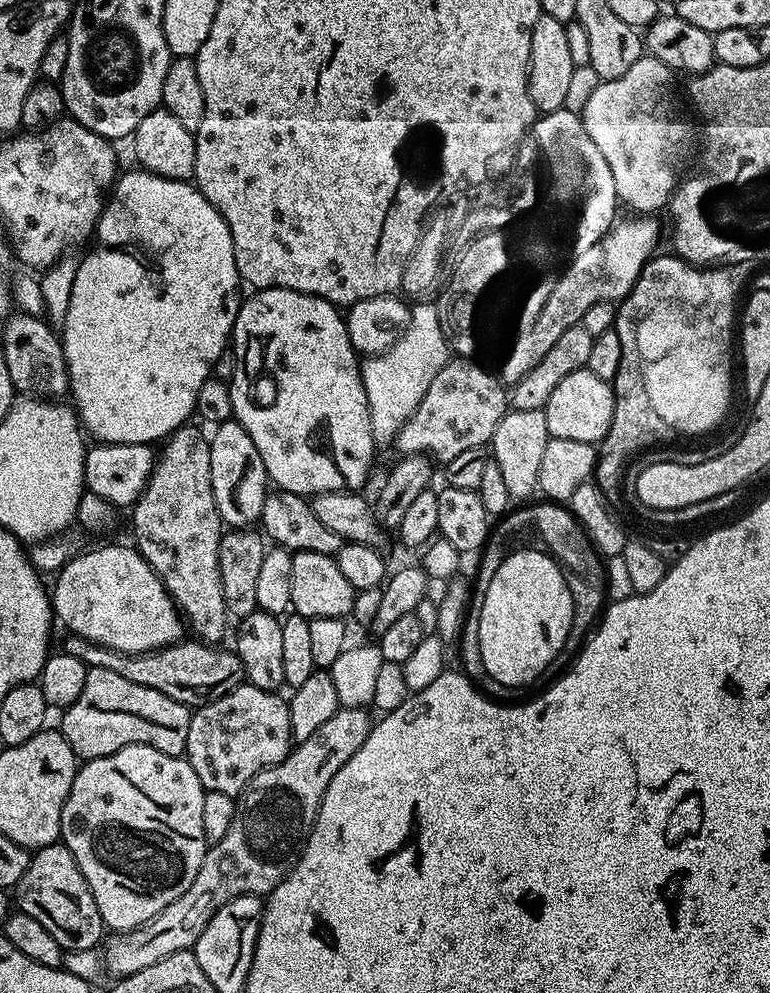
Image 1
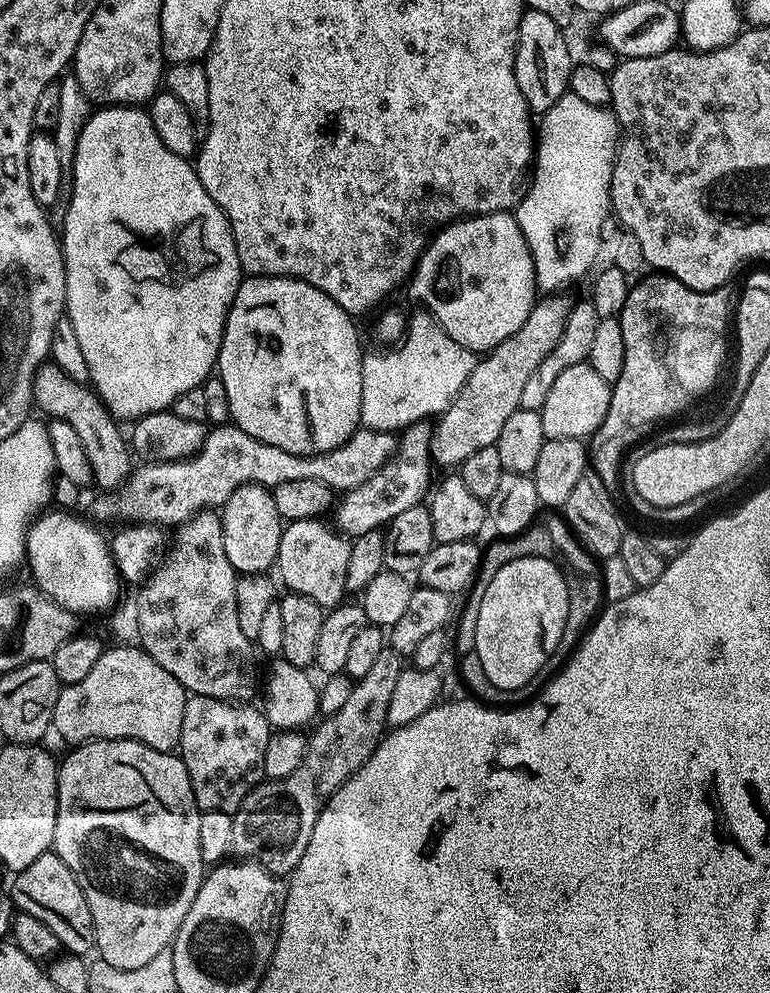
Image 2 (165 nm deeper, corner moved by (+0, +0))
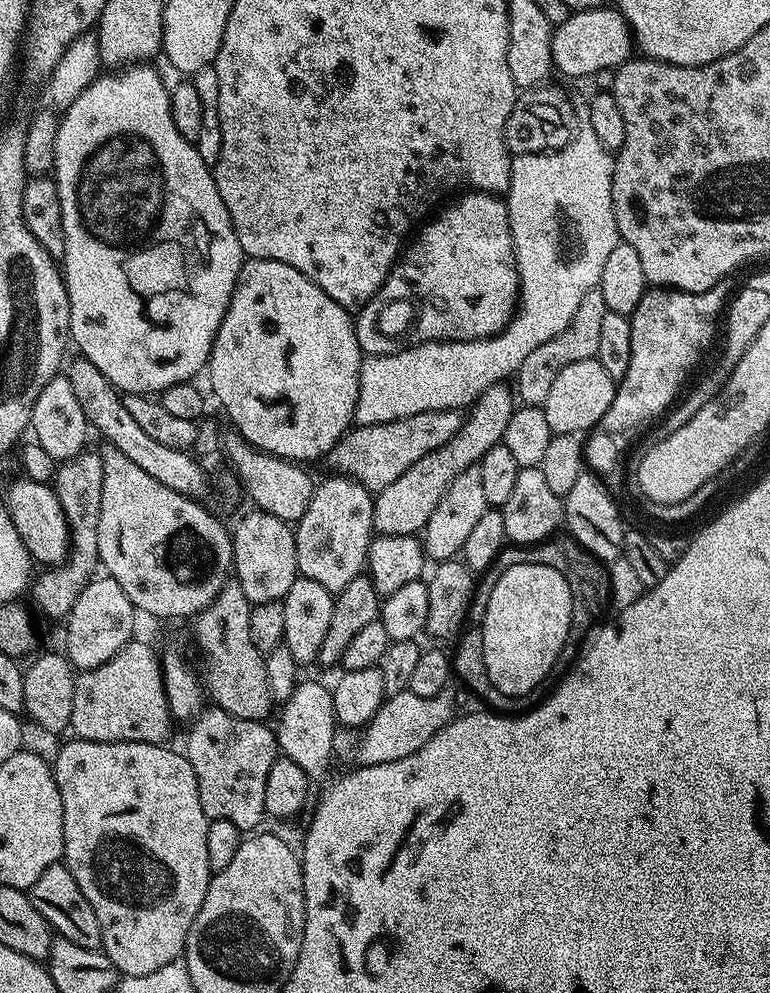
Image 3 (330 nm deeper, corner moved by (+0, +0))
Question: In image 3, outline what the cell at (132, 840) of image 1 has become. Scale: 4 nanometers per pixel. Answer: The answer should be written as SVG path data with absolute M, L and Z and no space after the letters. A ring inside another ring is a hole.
M75 738L69 741L69 744L64 744L57 750L56 760L54 759L52 764L52 773L56 775L58 782L58 794L62 794L63 863L68 865L70 874L74 874L74 882L78 882L78 890L86 894L86 902L94 906L94 914L102 930L100 939L102 950L110 958L110 962L114 962L117 973L124 976L151 974L183 953L184 943L190 934L190 926L194 926L194 918L198 918L198 910L208 893L210 869L206 858L206 830L210 821L202 810L202 802L198 798L198 778L194 778L194 766L190 766L188 757L183 751L171 752L164 744L94 742Z

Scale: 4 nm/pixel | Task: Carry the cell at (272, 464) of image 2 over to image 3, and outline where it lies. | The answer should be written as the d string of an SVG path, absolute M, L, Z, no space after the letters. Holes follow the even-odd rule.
M457 409L450 410L426 410L422 414L410 414L410 418L398 418L394 422L382 422L381 424L361 424L353 427L340 437L340 441L329 450L326 463L329 464L333 473L341 476L349 476L352 480L357 480L362 486L366 486L368 491L379 494L390 482L402 478L414 462L419 462L421 458L426 458L438 446L446 446L458 434L460 427L464 425L464 416Z

